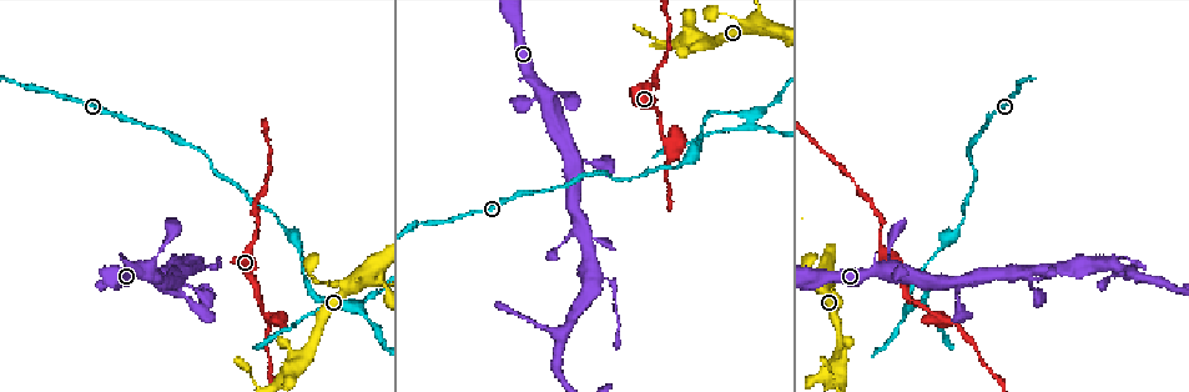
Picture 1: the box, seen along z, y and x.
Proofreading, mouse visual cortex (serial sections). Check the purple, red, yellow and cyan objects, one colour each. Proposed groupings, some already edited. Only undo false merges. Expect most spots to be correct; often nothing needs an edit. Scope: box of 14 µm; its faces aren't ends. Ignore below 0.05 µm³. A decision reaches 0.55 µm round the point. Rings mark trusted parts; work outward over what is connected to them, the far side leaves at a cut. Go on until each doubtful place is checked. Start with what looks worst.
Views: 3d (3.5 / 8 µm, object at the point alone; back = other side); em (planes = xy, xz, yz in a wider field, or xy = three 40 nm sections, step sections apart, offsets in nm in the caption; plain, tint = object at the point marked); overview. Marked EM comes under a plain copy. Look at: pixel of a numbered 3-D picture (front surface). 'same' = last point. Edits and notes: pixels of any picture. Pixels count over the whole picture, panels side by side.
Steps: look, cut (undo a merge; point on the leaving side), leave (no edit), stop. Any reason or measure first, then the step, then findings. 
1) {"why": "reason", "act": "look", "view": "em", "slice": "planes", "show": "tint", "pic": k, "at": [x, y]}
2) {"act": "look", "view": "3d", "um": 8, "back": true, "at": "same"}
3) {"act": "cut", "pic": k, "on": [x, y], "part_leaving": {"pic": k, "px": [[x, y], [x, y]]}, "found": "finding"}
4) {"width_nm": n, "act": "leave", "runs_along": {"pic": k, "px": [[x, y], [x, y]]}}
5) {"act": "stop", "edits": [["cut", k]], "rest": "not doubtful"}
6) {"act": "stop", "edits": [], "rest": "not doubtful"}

{"why": "four arms meet", "act": "look", "view": "3d", "um": 3.5, "pic": 1, "at": [910, 307]}

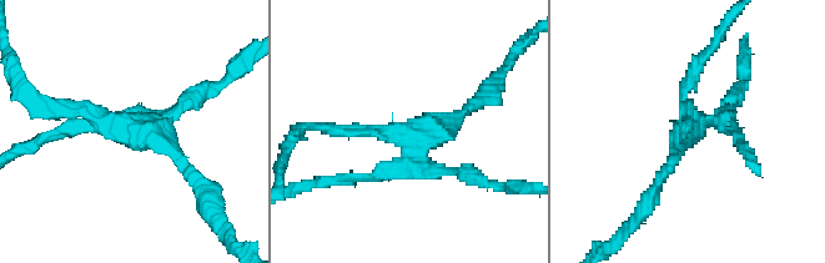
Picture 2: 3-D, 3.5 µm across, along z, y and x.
{"arms": 4, "arm_widths_nm": [150, 150, 150, 150], "act": "look", "view": "em", "slice": "planes", "show": "tint", "pic": 2, "at": [694, 123]}

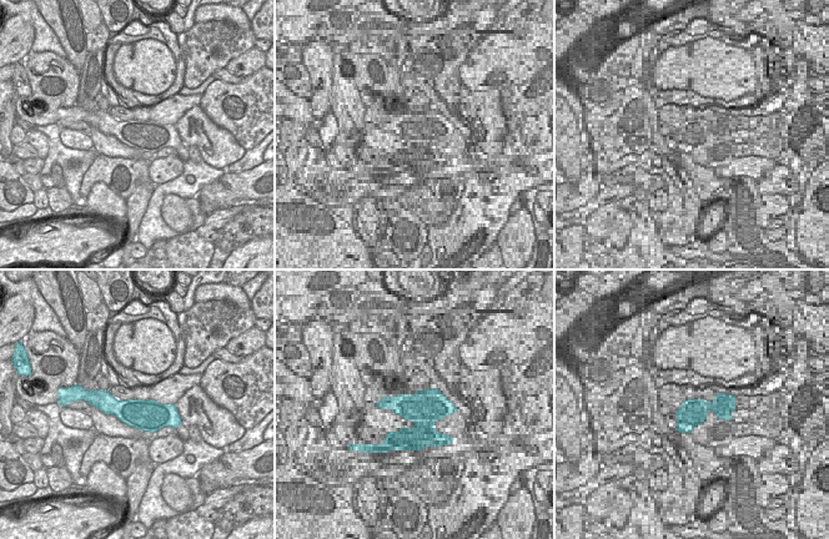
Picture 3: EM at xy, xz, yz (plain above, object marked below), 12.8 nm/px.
{"act": "look", "view": "em", "slice": "xy", "step": 3, "show": "tint", "at": "same"}

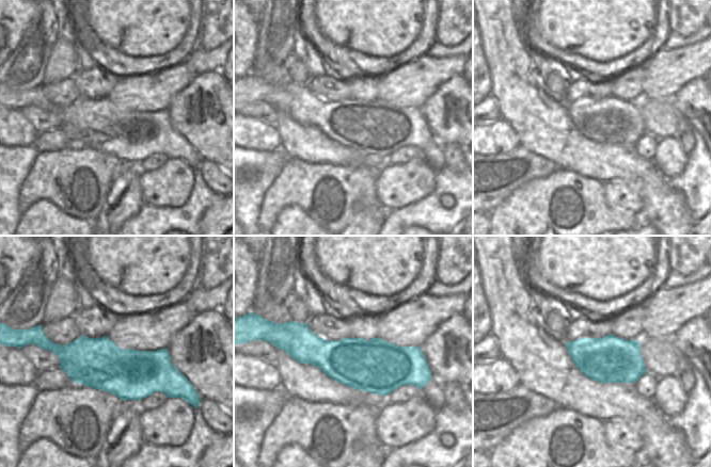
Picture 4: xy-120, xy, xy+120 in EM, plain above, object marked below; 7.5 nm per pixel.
{"act": "cut", "pic": 2, "on": [181, 101], "part_leaving": {"pic": 2, "px": [[411, 155], [403, 168], [303, 187]]}, "found": "a second cell is stuck on"}

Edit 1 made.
{"act": "look", "view": "overview"}

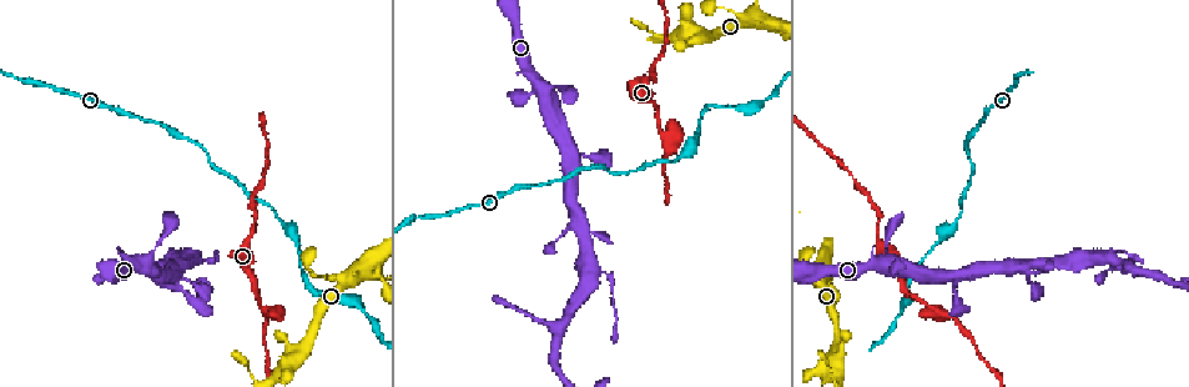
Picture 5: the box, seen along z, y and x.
{"why": "side arm on a straight run", "act": "look", "view": "3d", "um": 3.5, "pic": 5, "at": [596, 273]}

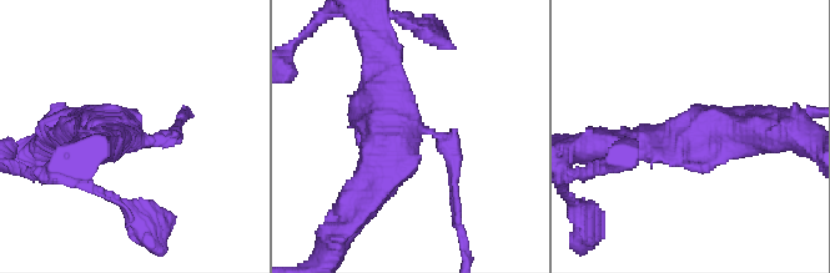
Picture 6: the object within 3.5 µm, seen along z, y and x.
{"why": "now the EM", "act": "look", "view": "em", "slice": "xy", "step": 2, "show": "tint", "pic": 6, "at": [408, 128]}

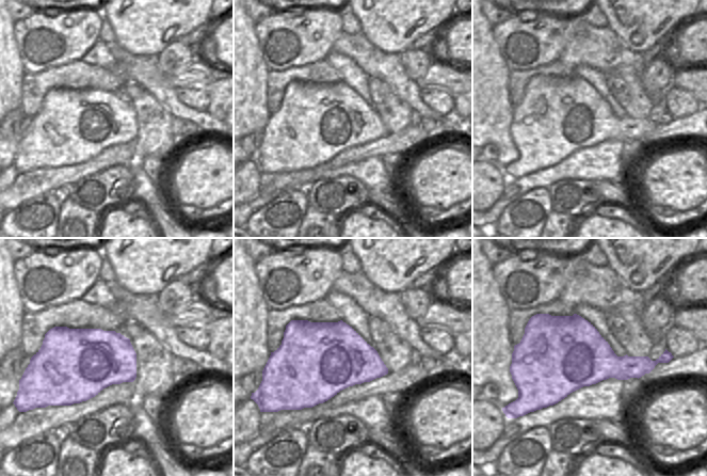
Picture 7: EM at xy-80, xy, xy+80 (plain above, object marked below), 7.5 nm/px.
{"act": "leave", "runs_along": {"pic": 6, "px": [[377, 47], [385, 160], [362, 201]]}, "found": "all the same cell"}

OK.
{"why": "sharp bend", "act": "look", "view": "em", "slice": "xy", "step": 1, "show": "tint", "pic": 5, "at": [265, 312]}

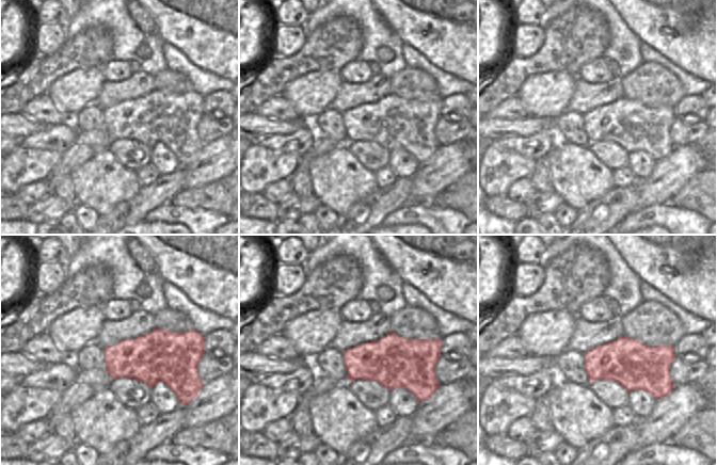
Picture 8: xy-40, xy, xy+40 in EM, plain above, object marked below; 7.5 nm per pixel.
{"why": "wider look", "act": "look", "view": "3d", "um": 3.5, "at": "same"}

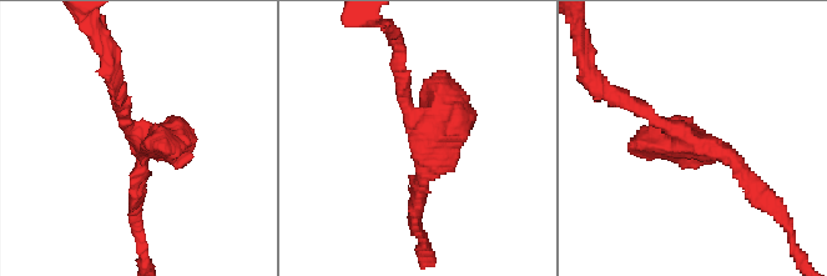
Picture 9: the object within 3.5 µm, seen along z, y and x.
{"width_nm": 380, "act": "leave", "runs_along": {"pic": 9, "px": [[621, 96], [746, 176]]}, "found": "all the same cell"}

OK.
{"act": "stop", "edits": [["cut", 2]], "rest": "not doubtful"}

